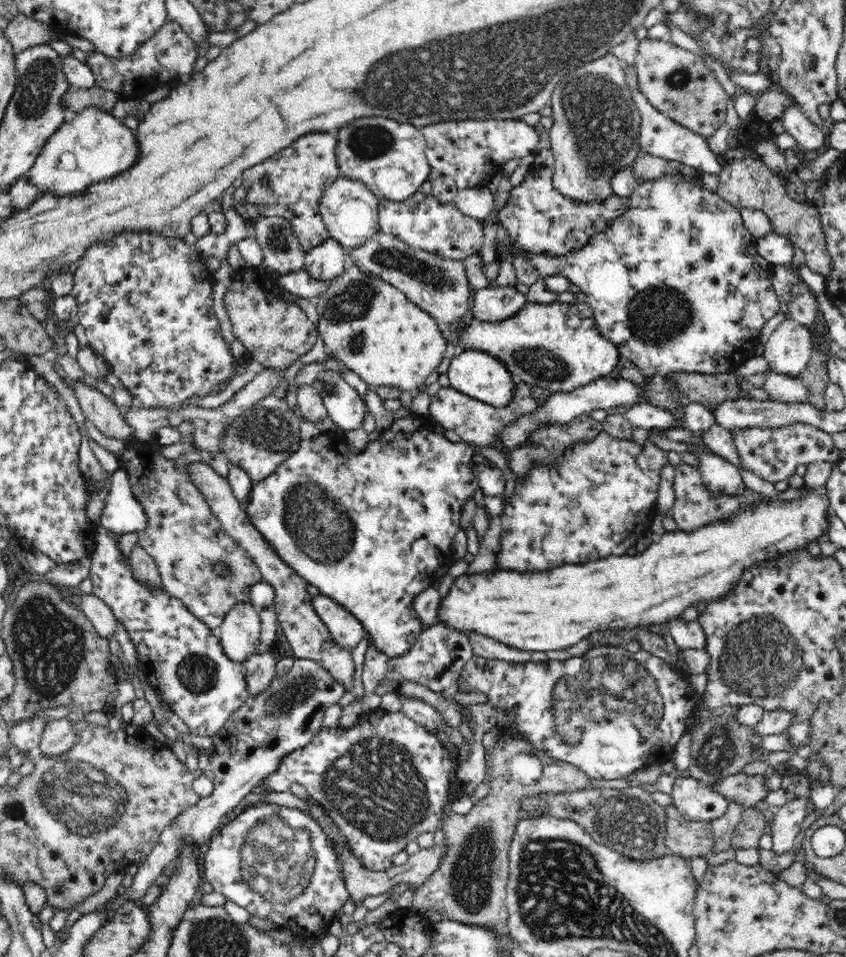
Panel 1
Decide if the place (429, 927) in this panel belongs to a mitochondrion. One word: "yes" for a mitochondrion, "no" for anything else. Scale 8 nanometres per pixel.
no

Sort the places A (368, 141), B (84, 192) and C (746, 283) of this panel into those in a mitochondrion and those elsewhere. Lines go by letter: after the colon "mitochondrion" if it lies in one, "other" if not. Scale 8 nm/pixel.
A: mitochondrion
B: other
C: other

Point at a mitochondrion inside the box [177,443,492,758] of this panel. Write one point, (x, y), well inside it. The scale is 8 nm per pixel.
(321, 528)

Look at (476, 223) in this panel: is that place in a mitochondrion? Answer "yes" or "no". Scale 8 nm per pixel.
no

